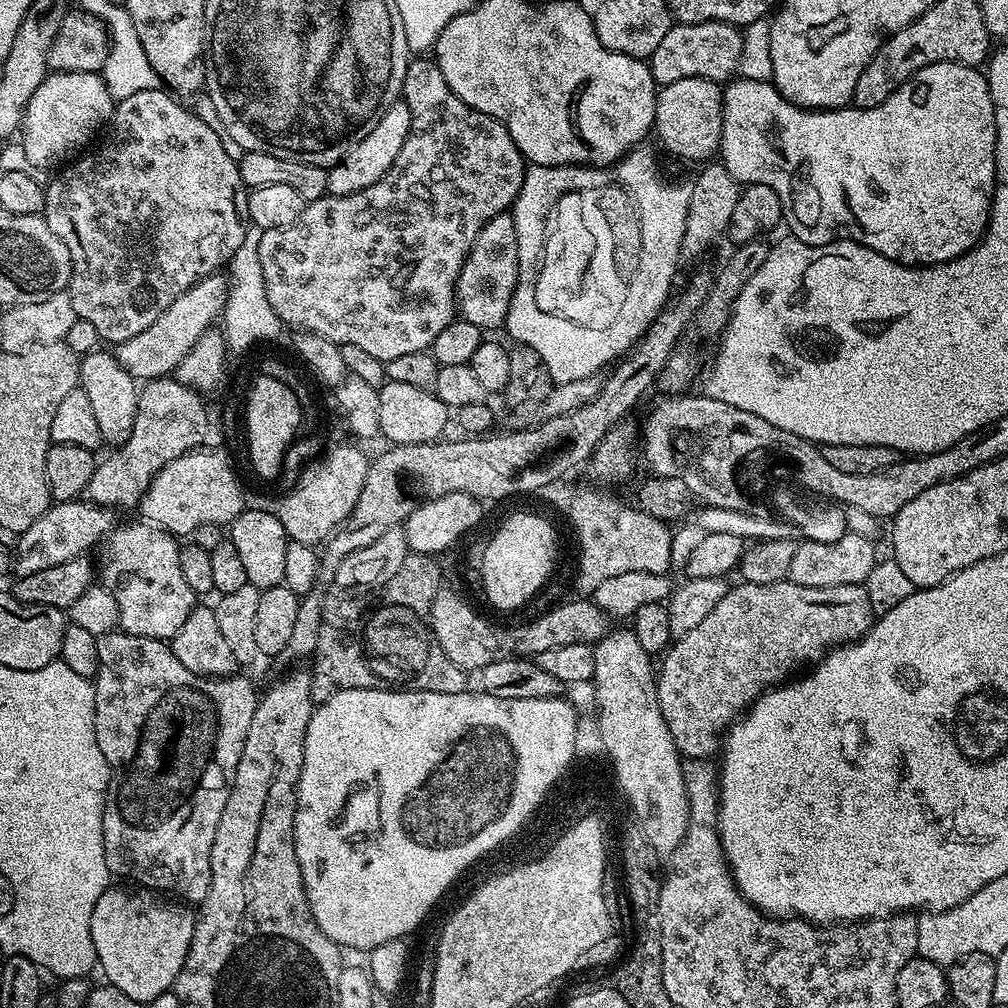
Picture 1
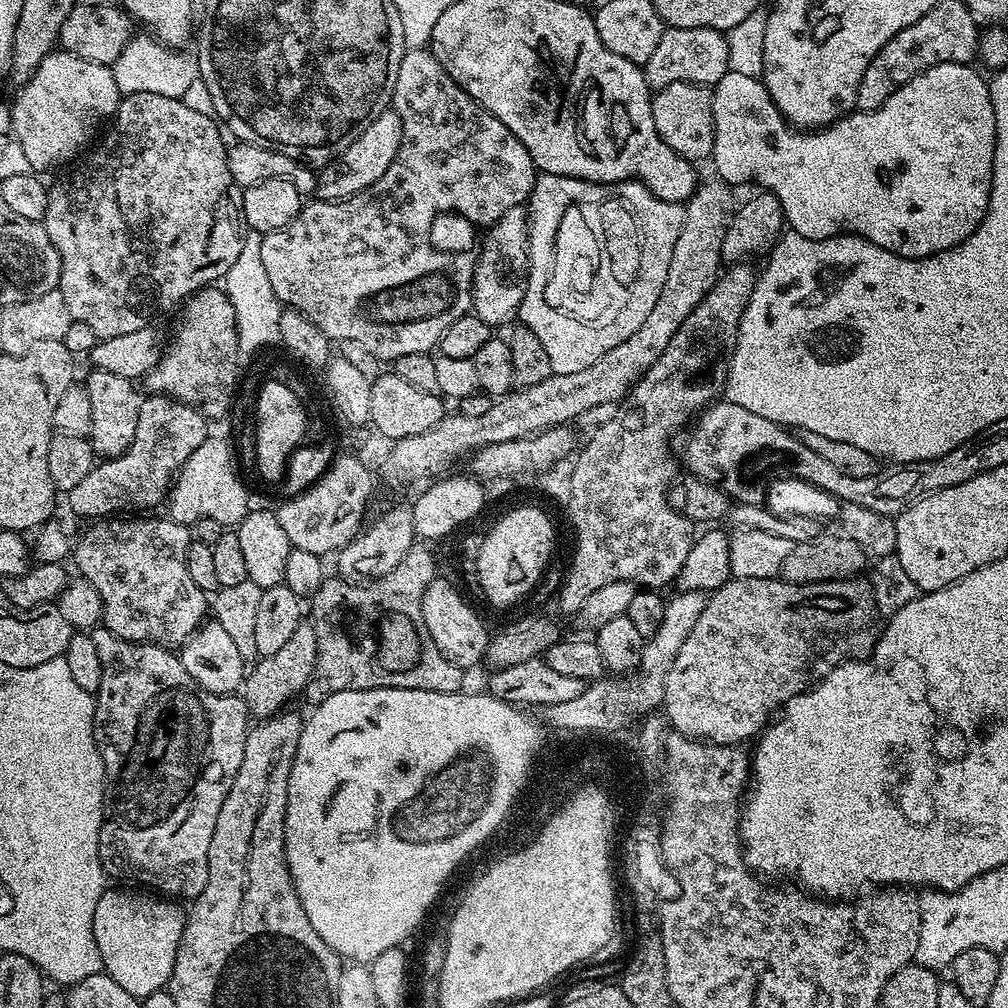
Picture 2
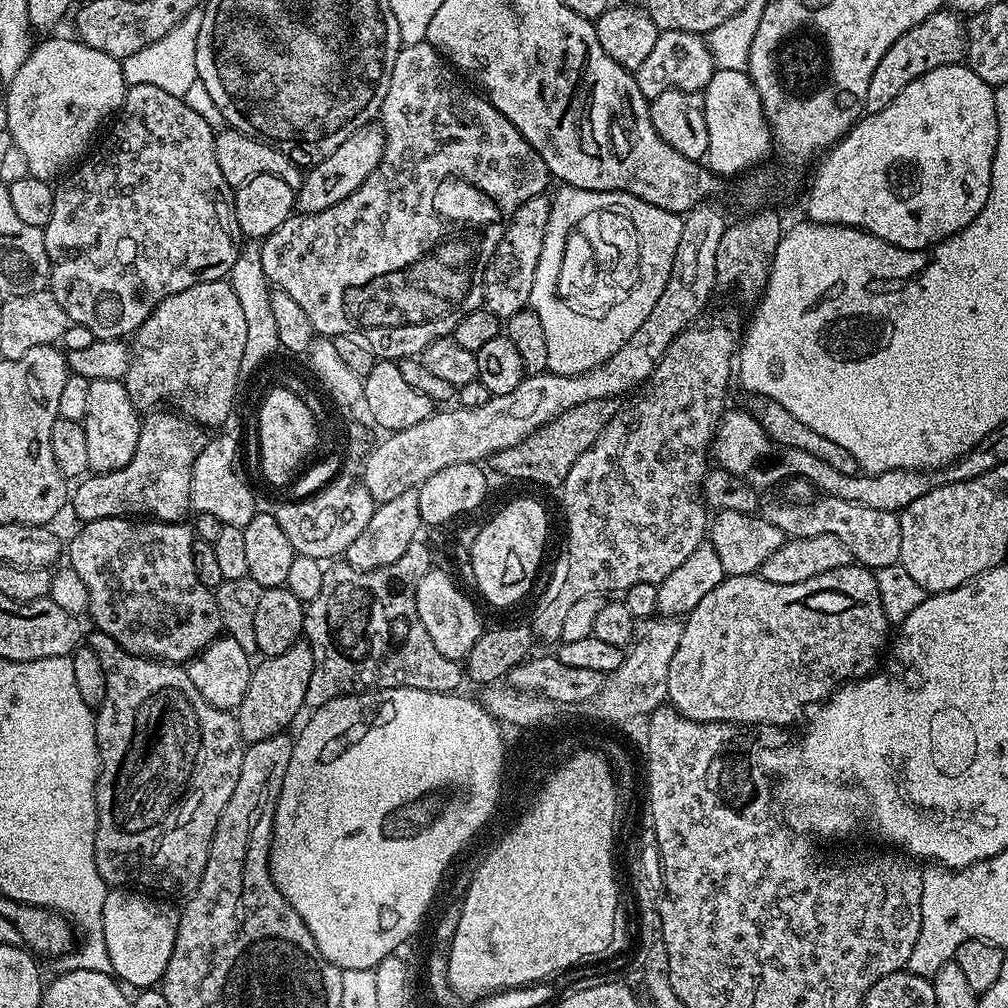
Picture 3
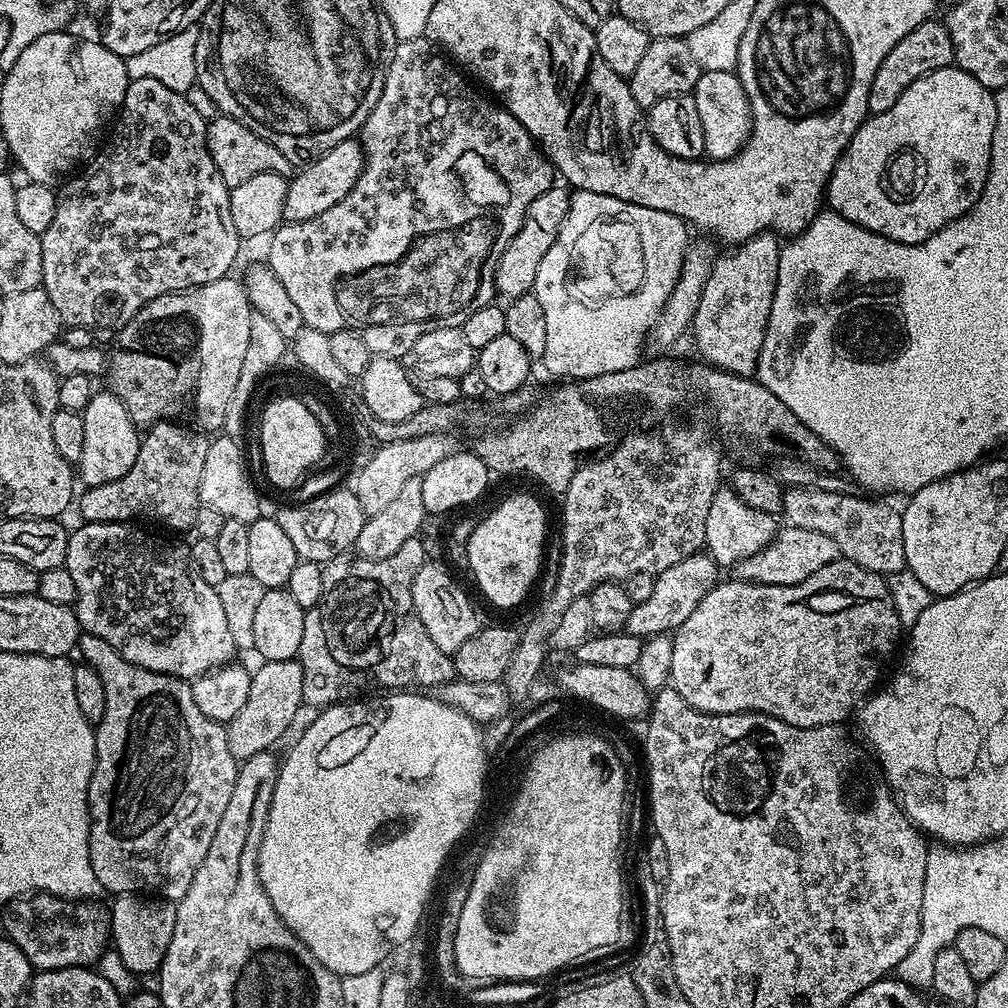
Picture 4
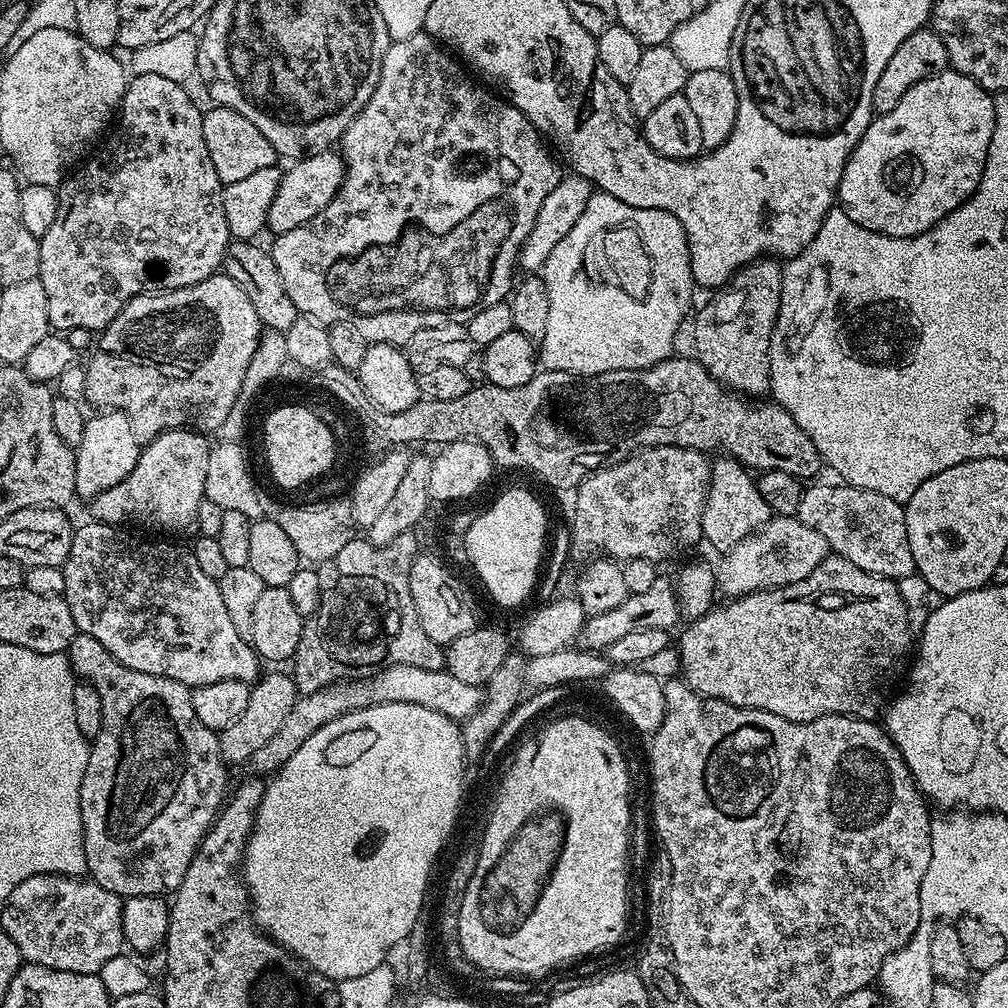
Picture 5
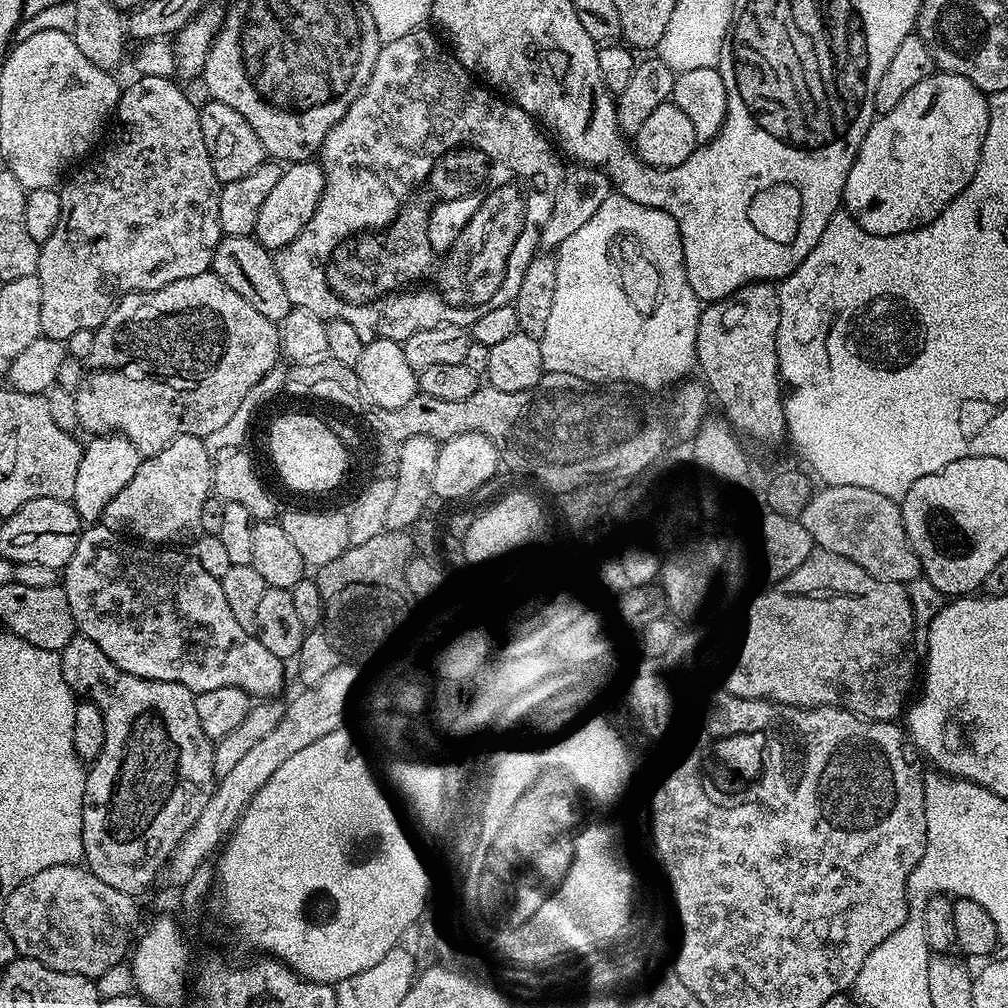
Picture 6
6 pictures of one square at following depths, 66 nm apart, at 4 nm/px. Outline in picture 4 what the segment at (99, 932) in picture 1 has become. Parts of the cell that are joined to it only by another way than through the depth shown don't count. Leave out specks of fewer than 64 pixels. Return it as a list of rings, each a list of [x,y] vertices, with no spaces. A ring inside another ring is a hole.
[[[120,894],[110,909],[110,944],[133,974],[155,973],[164,960],[170,934],[174,934],[176,909],[163,898],[149,898],[144,894]]]

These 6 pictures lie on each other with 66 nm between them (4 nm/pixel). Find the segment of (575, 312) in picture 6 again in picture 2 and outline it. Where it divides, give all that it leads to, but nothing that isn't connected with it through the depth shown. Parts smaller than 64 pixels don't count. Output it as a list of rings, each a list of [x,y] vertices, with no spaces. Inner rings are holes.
[[[549,172],[537,175],[536,184],[532,187],[528,238],[528,279],[531,287],[522,298],[518,320],[523,327],[538,334],[538,342],[542,342],[546,355],[550,357],[550,366],[555,374],[574,374],[574,370],[586,370],[586,366],[594,366],[594,362],[598,362],[598,358],[602,358],[606,350],[614,350],[618,342],[626,342],[626,338],[630,338],[630,334],[634,334],[638,326],[646,322],[646,314],[654,310],[662,294],[662,286],[666,282],[666,270],[670,270],[672,244],[678,242],[678,234],[684,225],[685,205],[671,204],[658,198],[645,184],[639,182],[631,183],[629,187],[631,188],[626,194],[623,192],[625,189],[620,186],[595,184],[589,180],[579,180]],[[604,200],[623,204],[635,218],[636,228],[640,231],[640,265],[632,287],[628,290],[626,302],[613,320],[585,324],[567,312],[554,310],[554,306],[546,302],[543,290],[548,281],[548,274],[545,271],[546,253],[550,254],[554,250],[556,241],[553,238],[559,228],[566,224],[568,212],[572,211],[572,208],[590,208]]]

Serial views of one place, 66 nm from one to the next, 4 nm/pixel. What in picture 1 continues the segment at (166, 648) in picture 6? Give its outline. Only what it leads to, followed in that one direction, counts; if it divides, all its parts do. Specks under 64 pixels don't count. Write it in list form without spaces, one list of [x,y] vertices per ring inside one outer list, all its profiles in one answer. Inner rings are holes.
[[[121,523],[104,537],[98,548],[100,560],[104,563],[101,568],[99,565],[98,580],[103,587],[110,590],[110,594],[114,594],[114,602],[118,604],[119,631],[129,632],[142,638],[154,638],[168,642],[178,634],[178,630],[182,630],[182,622],[186,622],[186,618],[191,614],[193,608],[197,607],[198,597],[195,592],[190,590],[190,586],[182,574],[181,545],[178,543],[177,537],[154,524],[139,523]]]

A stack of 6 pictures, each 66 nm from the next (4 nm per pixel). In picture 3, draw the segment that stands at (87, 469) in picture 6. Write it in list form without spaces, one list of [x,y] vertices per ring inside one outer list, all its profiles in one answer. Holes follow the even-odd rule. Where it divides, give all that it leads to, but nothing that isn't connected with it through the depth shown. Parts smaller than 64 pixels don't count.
[[[90,380],[90,395],[82,423],[86,430],[86,451],[93,473],[116,472],[126,466],[130,458],[134,458],[140,421],[136,404],[130,398],[123,380]]]

